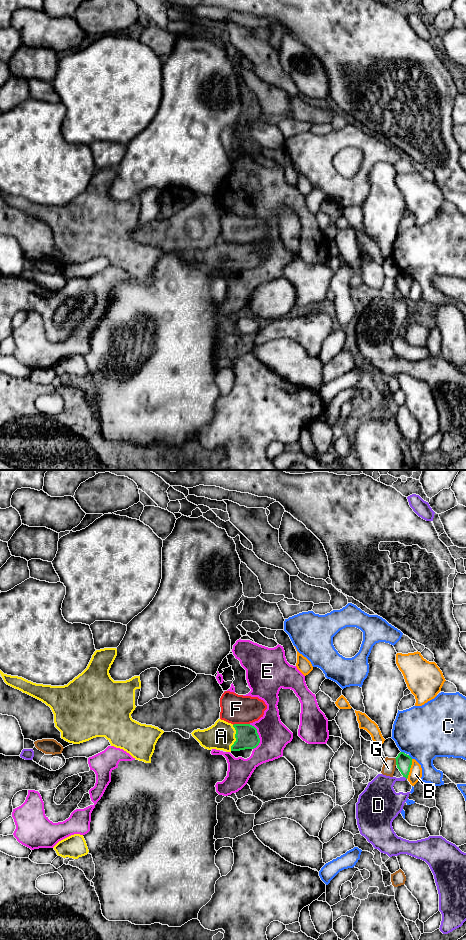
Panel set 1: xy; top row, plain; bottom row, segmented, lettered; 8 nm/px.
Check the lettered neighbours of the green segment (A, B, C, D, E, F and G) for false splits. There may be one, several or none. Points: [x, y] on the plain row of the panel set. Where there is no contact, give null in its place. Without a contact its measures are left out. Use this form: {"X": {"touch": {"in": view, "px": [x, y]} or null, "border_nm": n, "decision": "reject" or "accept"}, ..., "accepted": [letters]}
{"A": {"touch": {"in": "xy", "px": [235, 257]}, "border_nm": 200, "decision": "accept"}, "B": {"touch": {"in": "xy", "px": [409, 289]}, "border_nm": 170, "decision": "reject"}, "C": {"touch": {"in": "xy", "px": [403, 272]}, "border_nm": 40, "decision": "reject"}, "D": {"touch": {"in": "xy", "px": [405, 297]}, "border_nm": 40, "decision": "reject"}, "E": {"touch": {"in": "xy", "px": [258, 256]}, "border_nm": 220, "decision": "reject"}, "F": {"touch": {"in": "xy", "px": [241, 244]}, "border_nm": 140, "decision": "reject"}, "G": {"touch": {"in": "xy", "px": [396, 281]}, "border_nm": 60, "decision": "reject"}, "accepted": ["A"]}

